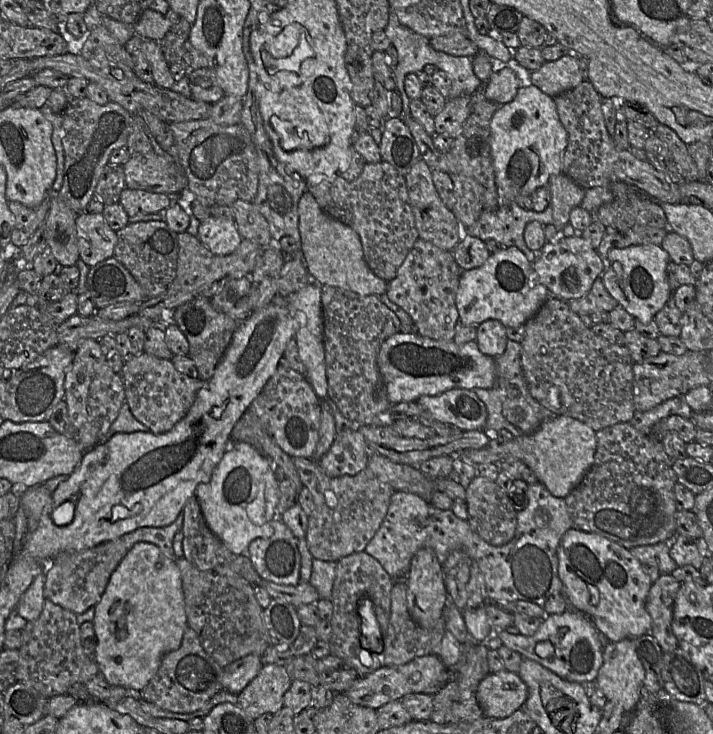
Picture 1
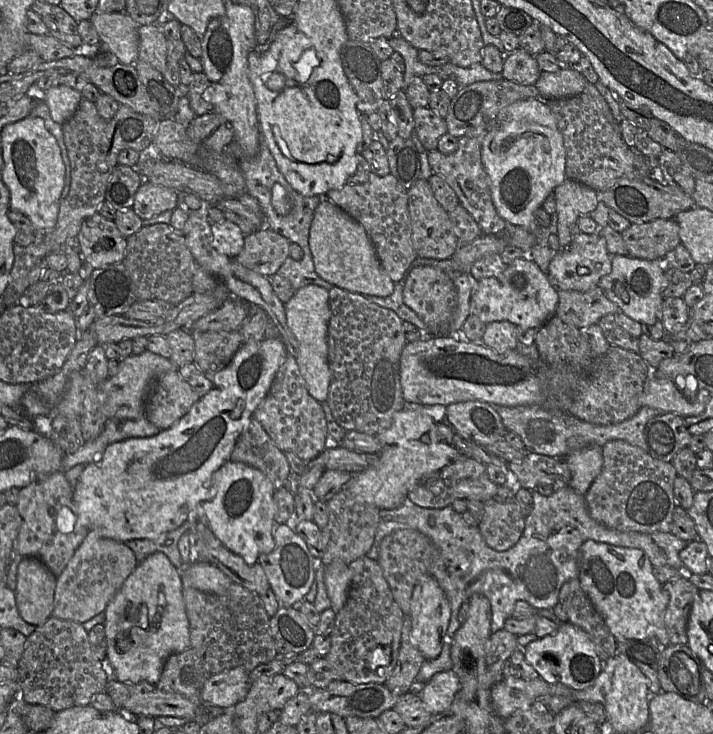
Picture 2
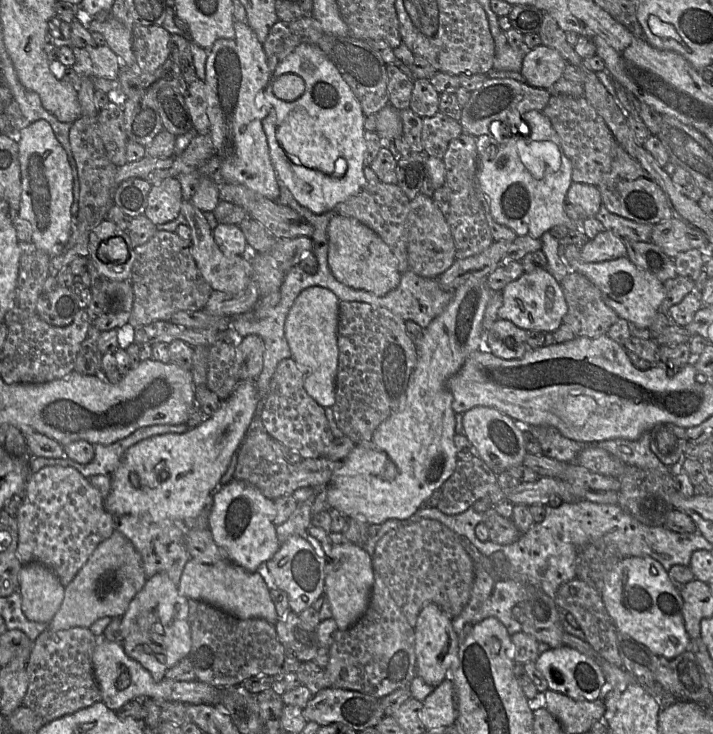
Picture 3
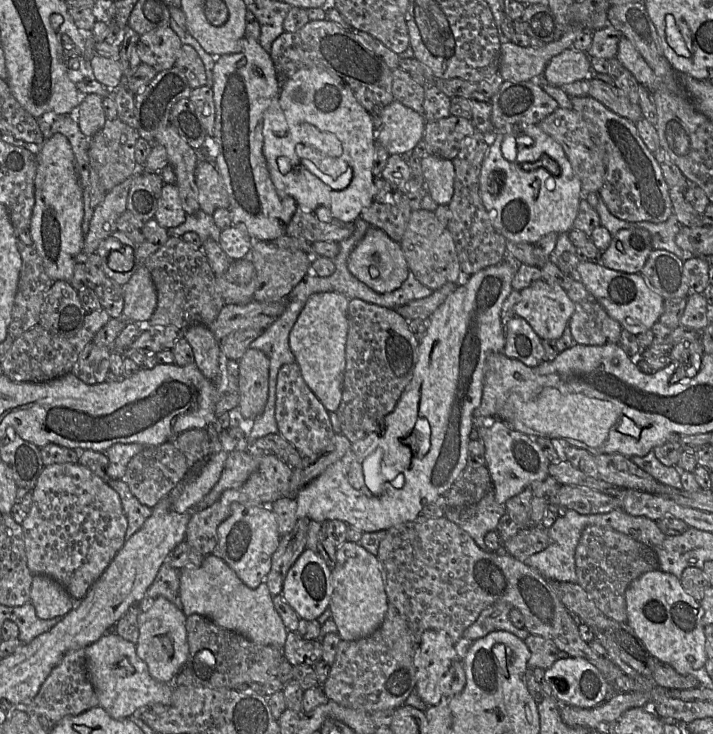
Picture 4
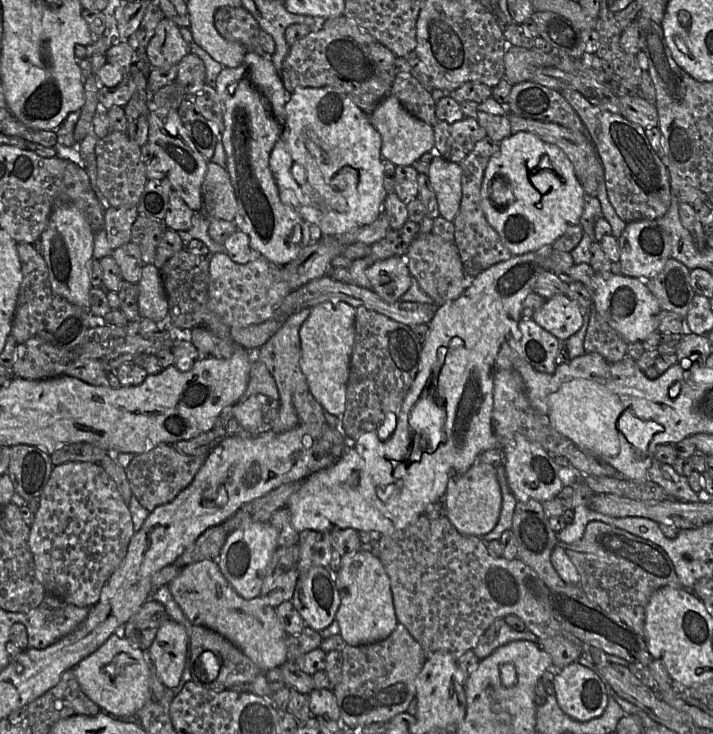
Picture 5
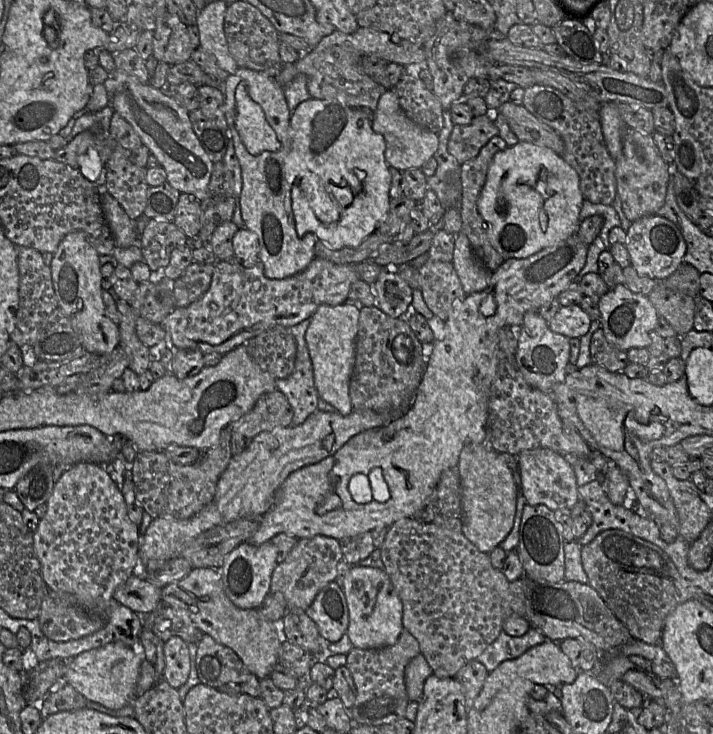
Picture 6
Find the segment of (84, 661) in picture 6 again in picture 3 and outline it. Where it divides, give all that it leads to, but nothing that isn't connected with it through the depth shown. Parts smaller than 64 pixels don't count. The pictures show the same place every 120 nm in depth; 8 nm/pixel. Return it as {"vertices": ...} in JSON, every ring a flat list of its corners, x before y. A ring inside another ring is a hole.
{"vertices":[[103,637,97,638,92,663,94,676,101,691,102,701,113,711,117,711,131,700,140,699,180,701,193,705,207,704,217,706,223,692,223,688,217,688,198,680,185,682,164,678,157,682,148,670,125,653,122,644,110,642]]}

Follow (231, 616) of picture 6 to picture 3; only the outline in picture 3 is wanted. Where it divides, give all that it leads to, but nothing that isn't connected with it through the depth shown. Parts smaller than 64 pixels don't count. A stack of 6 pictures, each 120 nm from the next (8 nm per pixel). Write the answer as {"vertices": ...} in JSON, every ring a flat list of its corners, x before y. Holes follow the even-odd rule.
{"vertices":[[190,559,181,575,179,593,187,599,207,602,239,619,260,618,275,625,279,620,275,605,263,577,257,572,249,572,230,560,215,564,203,564]]}

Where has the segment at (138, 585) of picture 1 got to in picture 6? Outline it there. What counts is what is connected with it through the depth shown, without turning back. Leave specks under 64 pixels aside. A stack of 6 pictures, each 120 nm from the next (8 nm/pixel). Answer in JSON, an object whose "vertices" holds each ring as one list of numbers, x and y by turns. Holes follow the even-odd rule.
{"vertices":[[173,636,164,643,165,668,163,679,170,686,179,689,190,673,190,653,187,643,178,636]]}

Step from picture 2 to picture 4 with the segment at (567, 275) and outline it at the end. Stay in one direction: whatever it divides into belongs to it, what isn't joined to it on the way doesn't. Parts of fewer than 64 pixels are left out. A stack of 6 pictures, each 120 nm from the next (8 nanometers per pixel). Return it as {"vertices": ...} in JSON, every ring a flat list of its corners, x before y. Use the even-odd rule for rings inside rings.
{"vertices":[[641,228,621,229,612,236,609,247,600,253,599,263,624,273,641,273,652,252,650,233]]}

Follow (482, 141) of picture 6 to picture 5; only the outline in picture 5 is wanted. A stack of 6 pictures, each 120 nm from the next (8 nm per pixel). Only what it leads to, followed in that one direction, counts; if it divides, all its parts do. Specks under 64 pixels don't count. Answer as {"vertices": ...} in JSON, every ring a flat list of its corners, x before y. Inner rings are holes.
{"vertices":[[464,118,453,123,439,121,433,130,433,150,444,159,455,163,463,161,476,143,487,136,485,129,474,118]]}

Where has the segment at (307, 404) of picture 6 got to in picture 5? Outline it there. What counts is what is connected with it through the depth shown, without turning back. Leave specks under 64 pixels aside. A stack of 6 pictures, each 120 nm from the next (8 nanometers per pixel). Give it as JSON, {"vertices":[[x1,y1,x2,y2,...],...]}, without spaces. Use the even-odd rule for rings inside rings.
{"vertices":[[306,307,290,316,276,333,261,347,253,350,254,359,262,361,273,376,280,397,279,416,272,426,276,434,289,431,299,425,297,412,292,404,292,395,295,391,309,390,306,379,300,366,301,342,299,330,310,314,310,308]]}

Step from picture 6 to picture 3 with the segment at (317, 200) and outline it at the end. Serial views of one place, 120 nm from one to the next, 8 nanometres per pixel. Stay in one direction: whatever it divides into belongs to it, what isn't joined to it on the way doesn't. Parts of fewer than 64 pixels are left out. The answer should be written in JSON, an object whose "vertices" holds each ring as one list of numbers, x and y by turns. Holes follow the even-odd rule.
{"vertices":[[300,44,287,55,271,73,264,89,264,98,270,105,270,111,267,112,262,124,271,163,279,181,286,185,300,205,316,214,334,211,337,204,363,190,368,182,364,175,364,157,367,149,365,114,349,85,318,47],[283,74,294,74,304,81,304,93,295,101,287,102,273,94,272,83,275,78]]}

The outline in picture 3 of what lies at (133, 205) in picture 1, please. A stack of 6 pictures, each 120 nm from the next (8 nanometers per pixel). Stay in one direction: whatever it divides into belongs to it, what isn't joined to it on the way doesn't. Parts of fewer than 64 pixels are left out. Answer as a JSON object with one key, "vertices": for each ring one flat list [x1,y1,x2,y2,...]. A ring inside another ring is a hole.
{"vertices":[[164,179,152,186,144,215,155,225,173,221,180,215,182,201,179,179]]}

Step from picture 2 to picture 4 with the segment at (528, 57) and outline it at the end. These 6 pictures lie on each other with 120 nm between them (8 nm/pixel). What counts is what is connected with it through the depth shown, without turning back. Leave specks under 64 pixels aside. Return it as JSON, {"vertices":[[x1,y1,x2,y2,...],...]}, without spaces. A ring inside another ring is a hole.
{"vertices":[[574,47,554,56,543,74,547,82,561,87,564,84,591,78,590,56]]}

